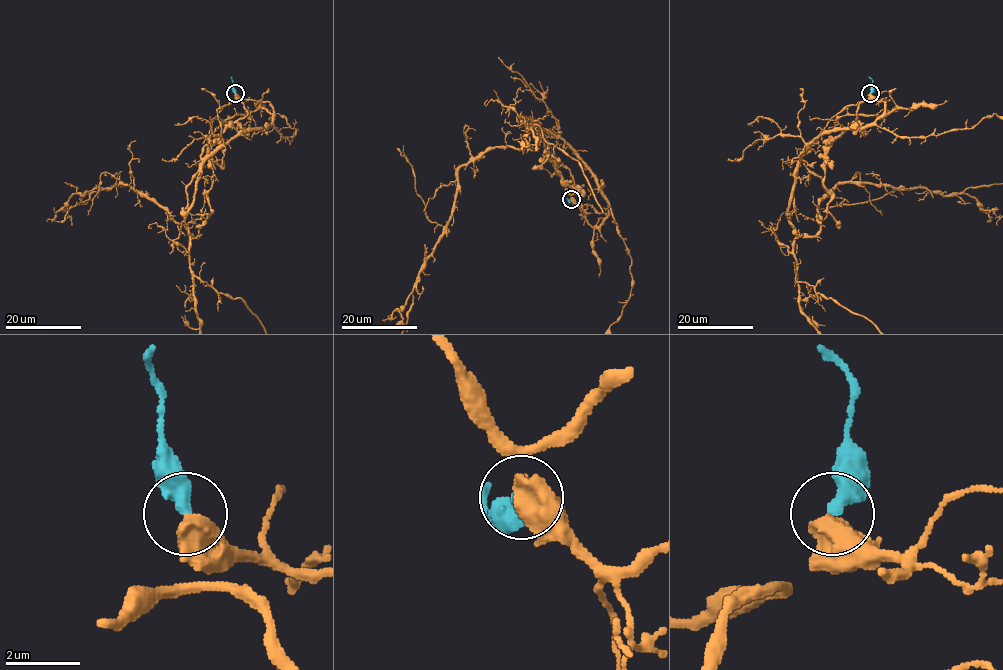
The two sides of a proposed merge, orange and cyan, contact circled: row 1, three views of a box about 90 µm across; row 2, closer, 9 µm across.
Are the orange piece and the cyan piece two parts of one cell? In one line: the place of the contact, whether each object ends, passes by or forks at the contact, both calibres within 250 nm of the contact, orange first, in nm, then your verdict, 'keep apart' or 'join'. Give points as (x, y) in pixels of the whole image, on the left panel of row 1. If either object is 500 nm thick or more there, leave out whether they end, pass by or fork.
at (235, 93); 600 nm thick on the orange side, 440 nm on the other; join

